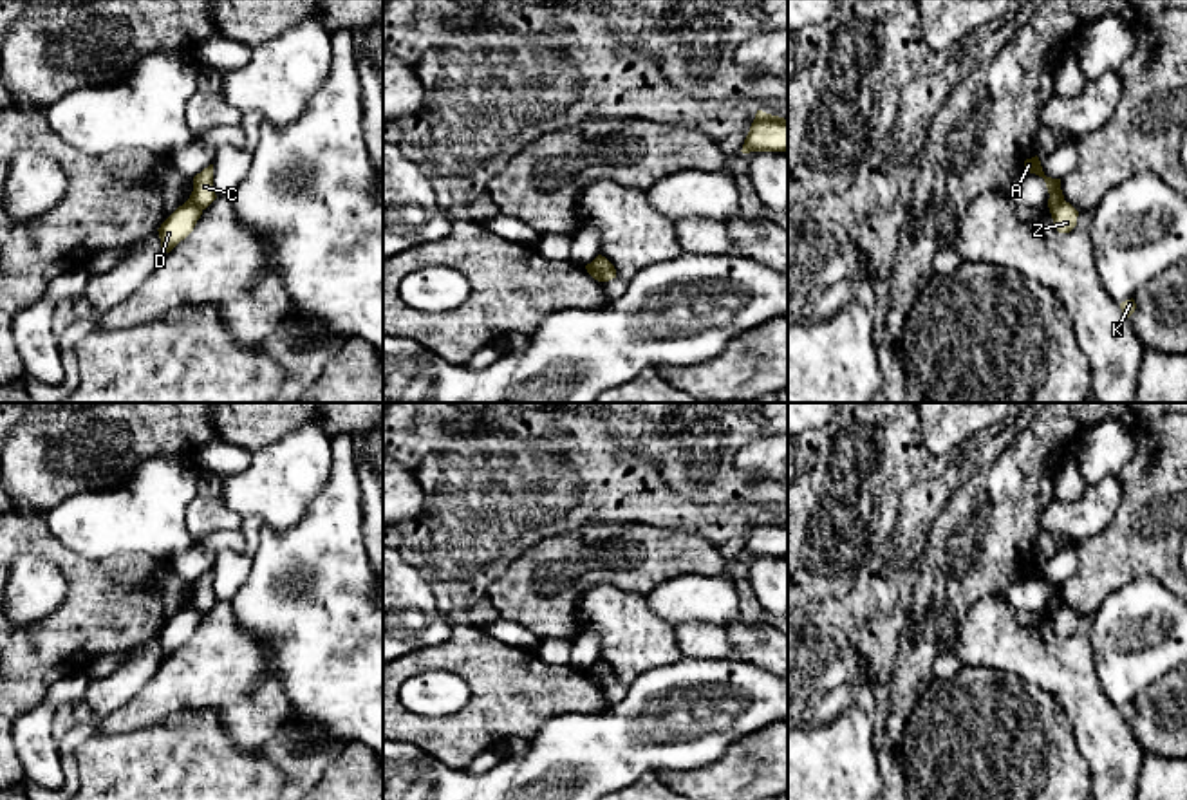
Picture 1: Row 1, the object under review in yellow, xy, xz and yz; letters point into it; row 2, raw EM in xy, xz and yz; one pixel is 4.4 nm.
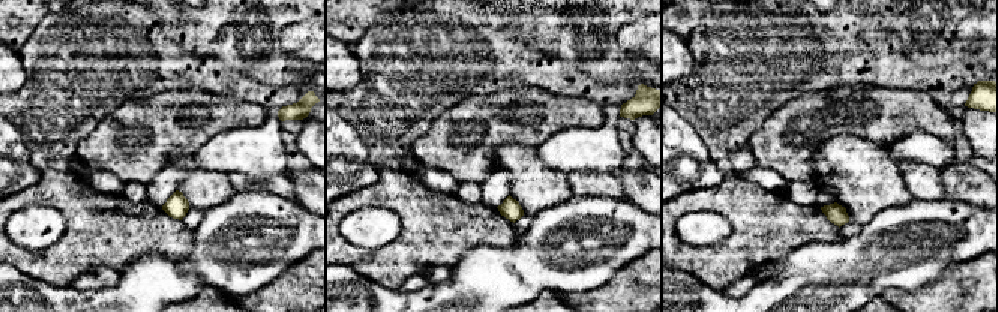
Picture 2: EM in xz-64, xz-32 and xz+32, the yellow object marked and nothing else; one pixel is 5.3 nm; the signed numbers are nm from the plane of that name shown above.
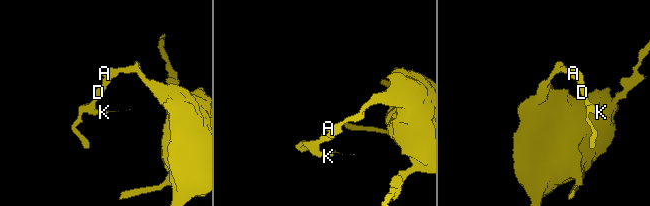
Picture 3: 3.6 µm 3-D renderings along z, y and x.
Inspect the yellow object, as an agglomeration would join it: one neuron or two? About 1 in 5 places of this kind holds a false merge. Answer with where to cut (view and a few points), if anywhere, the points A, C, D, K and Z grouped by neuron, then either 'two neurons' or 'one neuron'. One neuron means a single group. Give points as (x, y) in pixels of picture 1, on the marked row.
cut in yz along (1065, 201), (1050, 208); A C / D K Z; two neurons

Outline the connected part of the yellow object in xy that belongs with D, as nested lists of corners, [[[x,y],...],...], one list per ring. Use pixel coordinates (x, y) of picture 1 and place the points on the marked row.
[[[186,200],[179,206],[157,229],[161,238],[161,256],[170,253],[181,240],[184,240],[201,219],[202,209]]]

